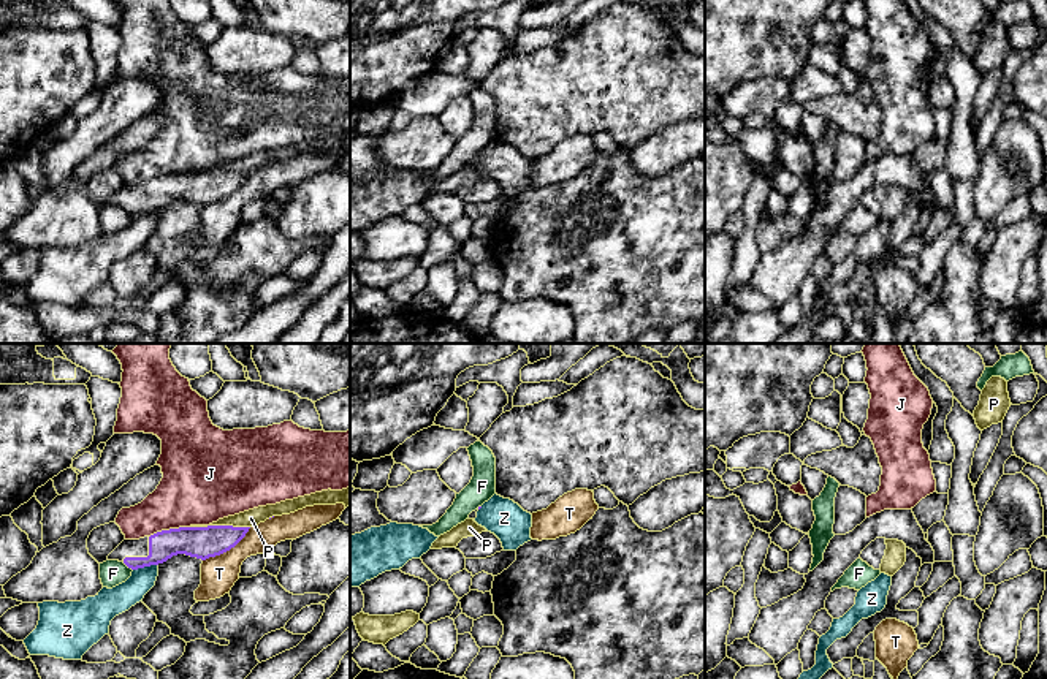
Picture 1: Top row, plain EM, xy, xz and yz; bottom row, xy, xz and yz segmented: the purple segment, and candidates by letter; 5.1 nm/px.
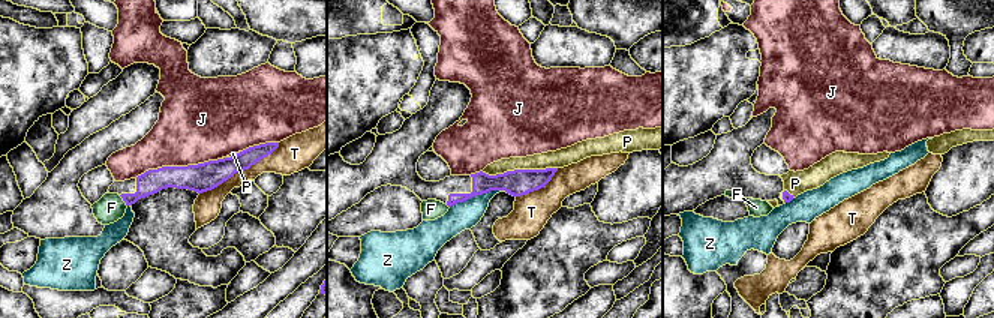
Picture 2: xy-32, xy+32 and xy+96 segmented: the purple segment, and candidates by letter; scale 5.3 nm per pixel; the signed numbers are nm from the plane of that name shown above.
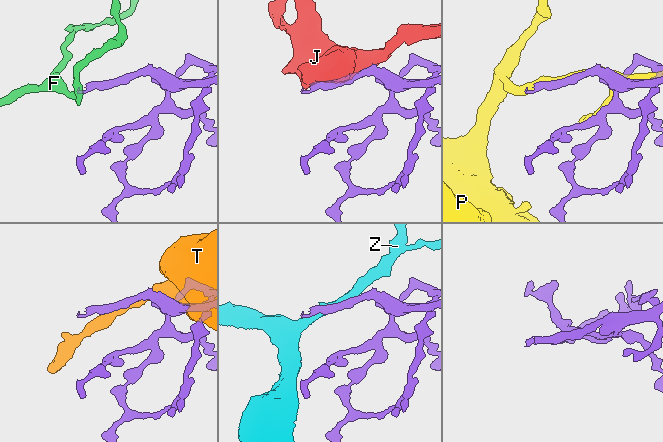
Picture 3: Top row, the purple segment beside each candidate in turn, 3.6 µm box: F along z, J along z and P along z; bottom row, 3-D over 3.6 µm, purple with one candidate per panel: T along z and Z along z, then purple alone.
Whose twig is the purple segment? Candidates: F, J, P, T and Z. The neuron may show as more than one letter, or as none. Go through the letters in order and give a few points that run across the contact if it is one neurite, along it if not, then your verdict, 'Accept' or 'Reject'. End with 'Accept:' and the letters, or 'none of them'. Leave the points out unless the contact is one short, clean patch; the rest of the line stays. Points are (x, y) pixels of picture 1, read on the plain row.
F: Line: xy (122, 208), (132, 216). Reject
J: Reject
P: Reject
T: Reject
Z: Reject
Accept: none of them

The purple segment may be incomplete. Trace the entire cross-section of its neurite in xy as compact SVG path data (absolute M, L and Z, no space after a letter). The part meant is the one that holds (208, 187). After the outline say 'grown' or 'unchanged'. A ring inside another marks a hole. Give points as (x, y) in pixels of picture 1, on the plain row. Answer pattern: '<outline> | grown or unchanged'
M207 171L162 176L139 185L124 185L108 206L124 207L131 215L163 209L177 199L206 206L234 193L249 174Z | grown

